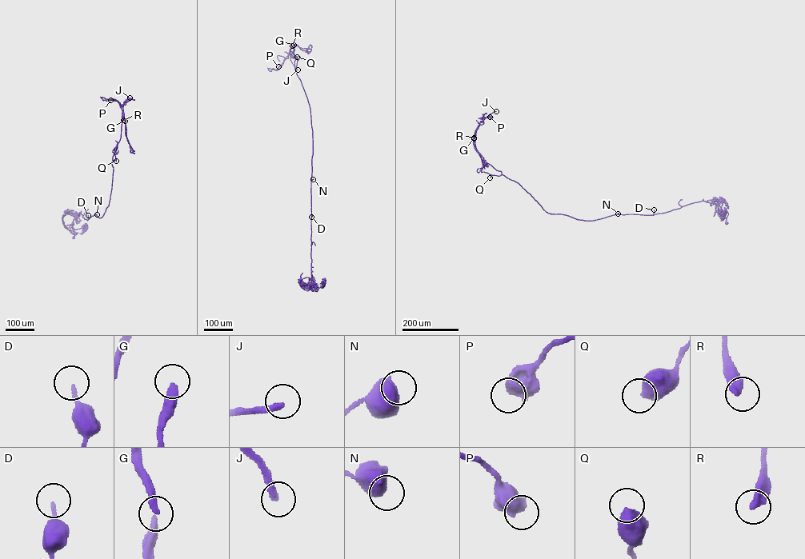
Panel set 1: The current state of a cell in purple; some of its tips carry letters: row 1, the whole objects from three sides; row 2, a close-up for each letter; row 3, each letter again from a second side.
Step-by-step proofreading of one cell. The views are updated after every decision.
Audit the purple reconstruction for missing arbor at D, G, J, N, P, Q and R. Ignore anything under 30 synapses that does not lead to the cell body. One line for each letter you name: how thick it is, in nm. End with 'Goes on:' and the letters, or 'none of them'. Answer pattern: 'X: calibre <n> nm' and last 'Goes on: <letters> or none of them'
G: calibre 320 nm
J: calibre 280 nm
R: calibre 440 nm
Goes on: G, J, R

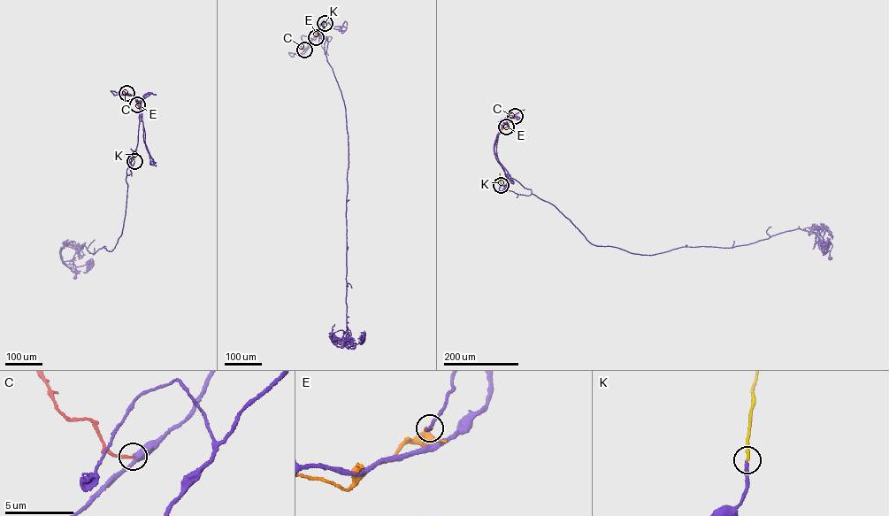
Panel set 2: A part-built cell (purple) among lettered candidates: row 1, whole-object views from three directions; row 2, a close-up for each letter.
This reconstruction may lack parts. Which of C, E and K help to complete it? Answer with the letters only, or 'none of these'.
K

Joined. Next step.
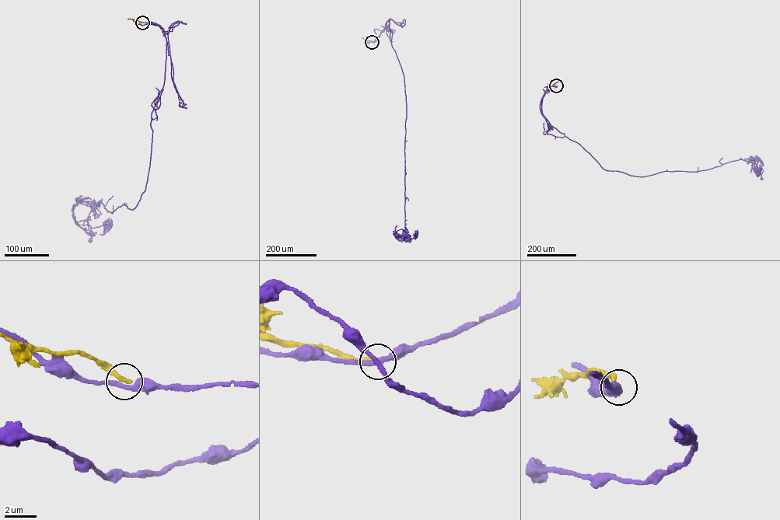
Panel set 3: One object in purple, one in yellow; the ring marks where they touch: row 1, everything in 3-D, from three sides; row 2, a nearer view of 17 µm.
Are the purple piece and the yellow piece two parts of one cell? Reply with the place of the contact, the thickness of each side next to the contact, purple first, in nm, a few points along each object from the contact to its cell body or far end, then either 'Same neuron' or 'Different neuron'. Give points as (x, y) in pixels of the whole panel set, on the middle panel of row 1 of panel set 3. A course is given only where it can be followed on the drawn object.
Place: (372, 42). Thickness 320 nm (purple) against 280 nm. Course of purple: (372, 42), (383, 31), (388, 21), (390, 41), (404, 80), (406, 231), (403, 238), (406, 242), (409, 239). Course of yellow: (372, 42), (362, 37). Different neuron

